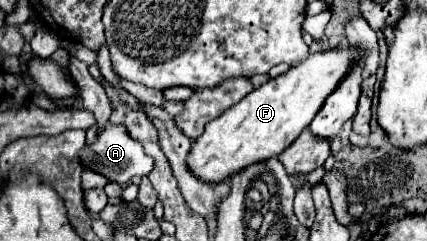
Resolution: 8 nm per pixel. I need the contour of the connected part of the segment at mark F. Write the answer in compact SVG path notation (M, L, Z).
M357 48L319 52L293 66L287 74L281 74L265 82L261 88L249 92L249 96L205 126L203 134L193 142L193 148L187 156L189 170L201 182L221 184L243 168L275 158L289 148L289 144L293 144L303 128L311 124L329 92L337 88L355 60L359 60Z

